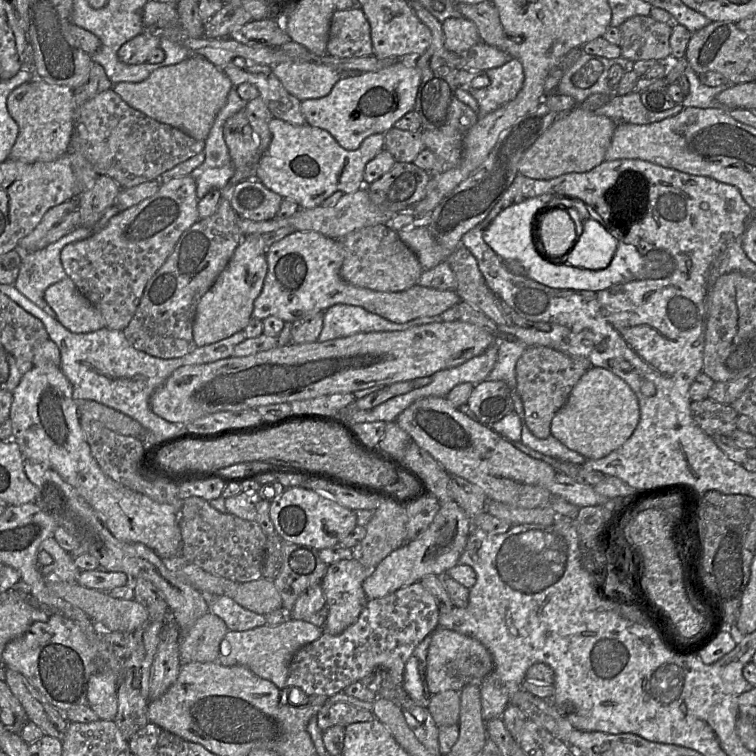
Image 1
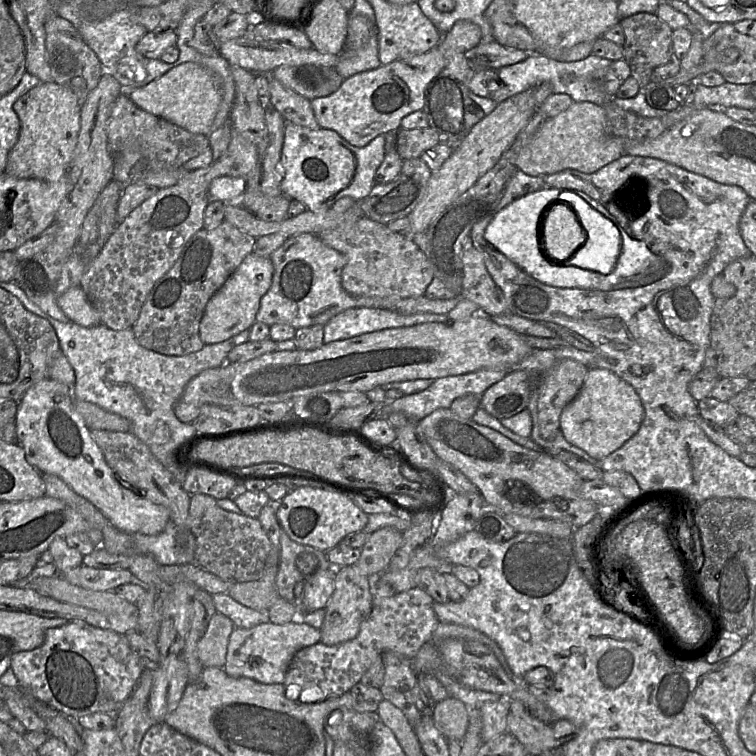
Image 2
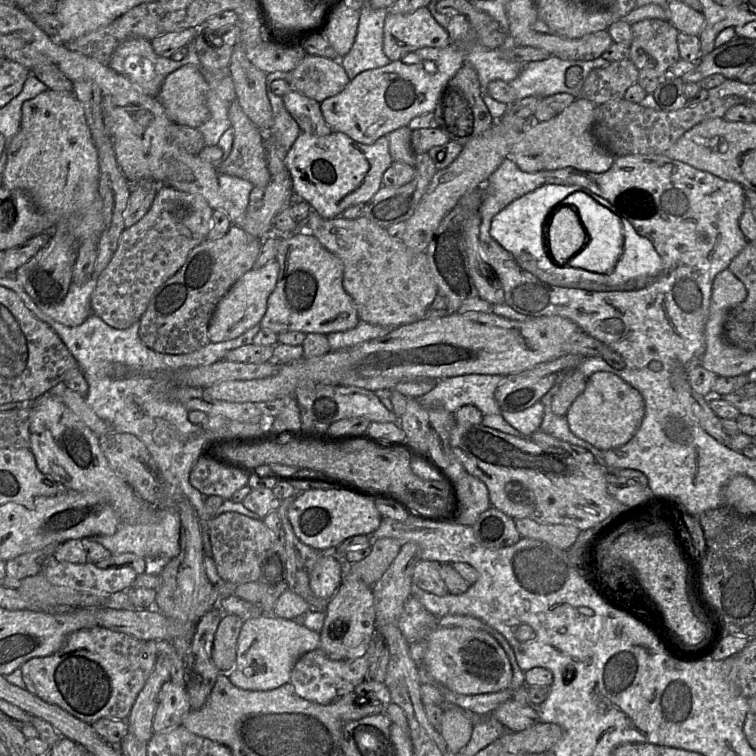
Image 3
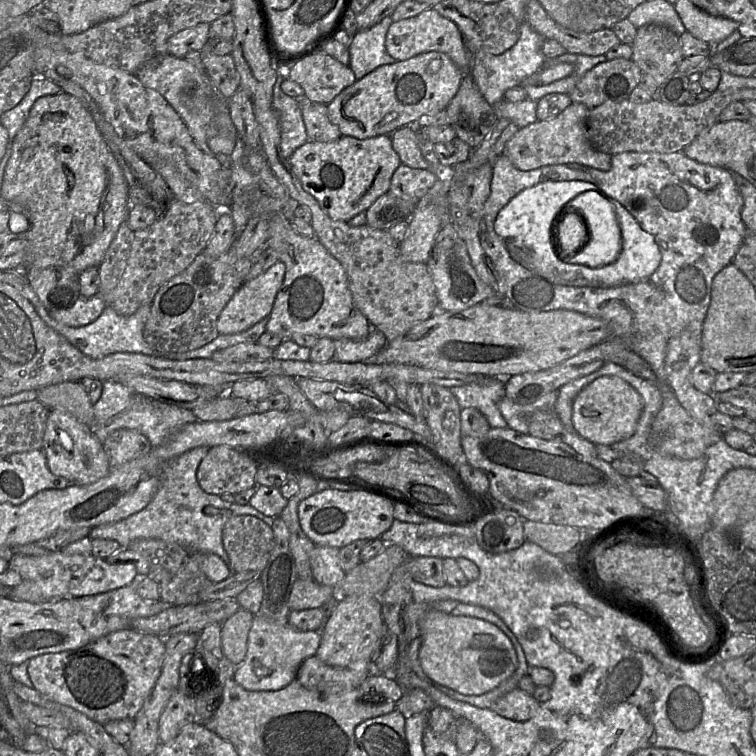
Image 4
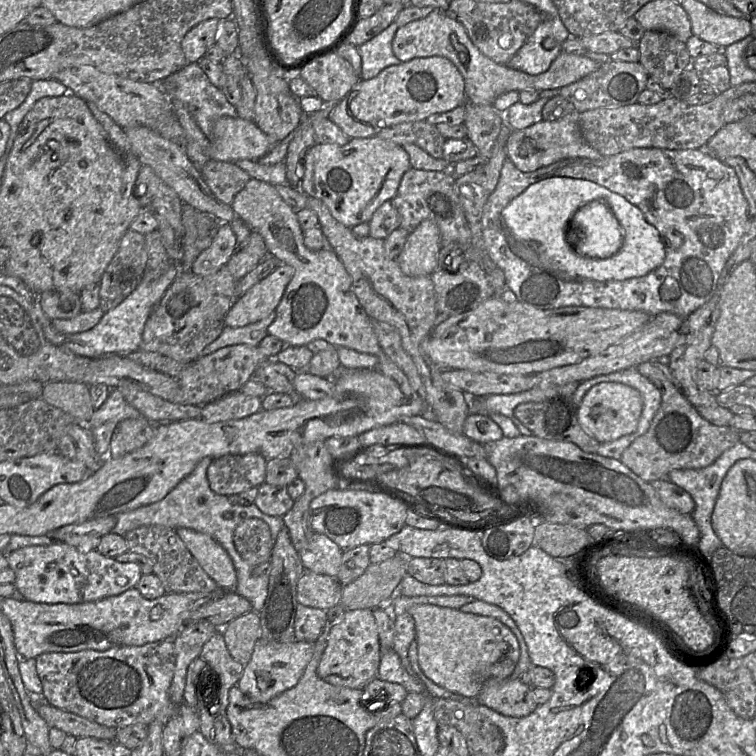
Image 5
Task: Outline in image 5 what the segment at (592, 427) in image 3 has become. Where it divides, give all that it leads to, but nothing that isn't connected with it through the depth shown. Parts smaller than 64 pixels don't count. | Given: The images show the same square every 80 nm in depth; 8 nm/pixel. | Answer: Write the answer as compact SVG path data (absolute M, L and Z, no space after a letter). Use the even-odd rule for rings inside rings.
M600 382L583 396L577 408L580 426L599 443L606 443L633 433L643 409L643 399L635 388L618 382Z

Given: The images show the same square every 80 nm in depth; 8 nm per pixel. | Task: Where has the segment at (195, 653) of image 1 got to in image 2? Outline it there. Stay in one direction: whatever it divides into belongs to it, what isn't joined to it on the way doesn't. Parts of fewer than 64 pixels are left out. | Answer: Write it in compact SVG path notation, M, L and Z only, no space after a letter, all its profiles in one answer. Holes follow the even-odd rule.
M216 613L197 644L197 655L204 667L223 668L226 663L229 637L235 625L227 616Z

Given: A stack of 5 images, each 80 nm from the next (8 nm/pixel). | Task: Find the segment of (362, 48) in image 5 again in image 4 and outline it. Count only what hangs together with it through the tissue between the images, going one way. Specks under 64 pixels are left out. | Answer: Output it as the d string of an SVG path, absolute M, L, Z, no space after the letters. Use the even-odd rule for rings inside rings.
M387 16L376 25L358 31L349 42L349 67L356 79L361 79L376 68L392 64L396 60L386 51L386 34L393 23Z

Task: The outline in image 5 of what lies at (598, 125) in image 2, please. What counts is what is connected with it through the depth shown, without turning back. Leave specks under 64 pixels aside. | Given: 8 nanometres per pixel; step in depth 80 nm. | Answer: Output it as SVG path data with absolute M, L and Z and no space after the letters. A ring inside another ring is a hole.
M574 112L555 121L542 120L524 129L513 131L508 138L508 158L522 172L535 171L567 158L601 159L603 156L584 139L580 125L580 112Z

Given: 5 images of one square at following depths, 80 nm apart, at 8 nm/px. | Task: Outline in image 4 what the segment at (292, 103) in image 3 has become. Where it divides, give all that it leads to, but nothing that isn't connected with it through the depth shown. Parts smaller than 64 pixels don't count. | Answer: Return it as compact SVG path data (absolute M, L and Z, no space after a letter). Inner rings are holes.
M304 95L303 97L295 98L298 98L300 103L306 134L309 140L333 142L343 136L339 128L329 120L326 105L311 101Z

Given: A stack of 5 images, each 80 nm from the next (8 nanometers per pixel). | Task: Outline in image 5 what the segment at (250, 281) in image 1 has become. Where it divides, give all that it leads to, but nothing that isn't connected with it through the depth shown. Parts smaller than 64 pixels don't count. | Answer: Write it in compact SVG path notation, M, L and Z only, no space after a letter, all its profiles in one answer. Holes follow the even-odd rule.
M277 265L267 277L236 298L224 317L224 325L243 327L269 316L275 311L293 275L293 267Z

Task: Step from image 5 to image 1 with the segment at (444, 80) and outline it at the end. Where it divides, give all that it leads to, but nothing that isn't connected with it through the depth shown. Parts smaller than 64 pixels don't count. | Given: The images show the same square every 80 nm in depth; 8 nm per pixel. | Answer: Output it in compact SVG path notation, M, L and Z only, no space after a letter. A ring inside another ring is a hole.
M450 17L442 22L445 48L461 52L481 42L475 23L464 17ZM401 59L375 72L344 72L349 74L343 74L328 95L305 99L300 105L307 124L326 130L344 149L358 149L365 138L387 132L398 119L414 110L421 72L408 59Z

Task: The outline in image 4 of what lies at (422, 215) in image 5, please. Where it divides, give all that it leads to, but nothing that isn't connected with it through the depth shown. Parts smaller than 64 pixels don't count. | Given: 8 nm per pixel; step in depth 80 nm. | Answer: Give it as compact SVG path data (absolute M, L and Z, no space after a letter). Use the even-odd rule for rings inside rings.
M401 163L393 173L388 192L416 205L437 180L431 170L411 168Z

